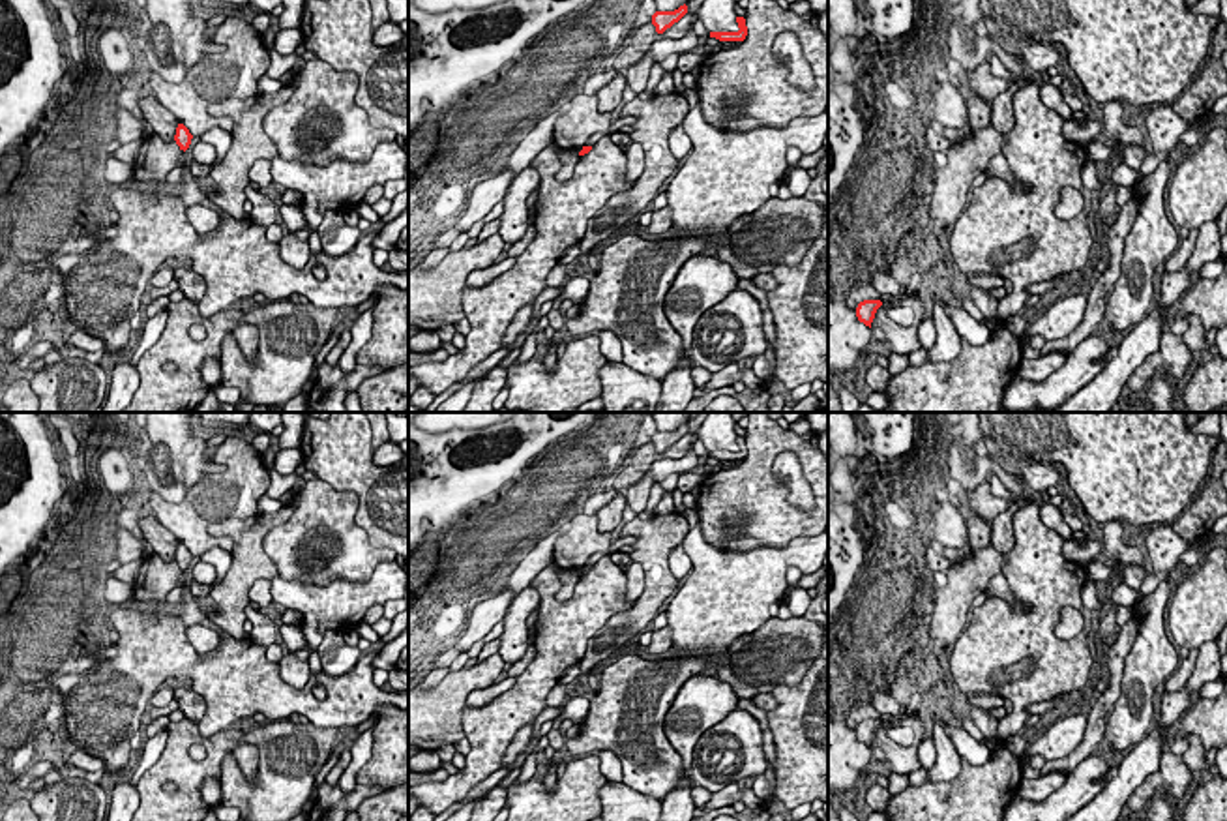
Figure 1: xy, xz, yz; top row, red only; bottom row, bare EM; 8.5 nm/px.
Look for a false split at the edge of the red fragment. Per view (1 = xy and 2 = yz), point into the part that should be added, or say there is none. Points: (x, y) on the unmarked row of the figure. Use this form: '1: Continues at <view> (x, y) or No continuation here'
1: No continuation here
2: No continuation here

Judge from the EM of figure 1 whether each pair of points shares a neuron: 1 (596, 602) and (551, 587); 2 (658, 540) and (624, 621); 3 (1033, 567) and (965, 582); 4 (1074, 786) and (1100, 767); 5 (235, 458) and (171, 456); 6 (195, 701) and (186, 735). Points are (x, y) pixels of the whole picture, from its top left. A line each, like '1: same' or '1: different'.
1: same
2: same
3: different
4: same
5: different
6: different

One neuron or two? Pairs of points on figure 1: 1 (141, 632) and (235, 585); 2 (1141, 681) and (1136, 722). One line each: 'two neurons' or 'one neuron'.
1: two neurons
2: one neuron

